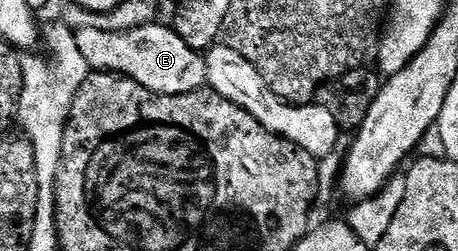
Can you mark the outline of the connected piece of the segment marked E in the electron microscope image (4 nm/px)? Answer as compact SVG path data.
M160 21L147 23L145 27L135 27L129 31L103 31L81 27L75 32L79 49L86 57L93 72L111 71L114 75L125 75L138 85L150 89L159 95L181 95L191 91L201 90L205 86L208 77L208 60L201 52L190 49L186 41L171 26L163 27Z

